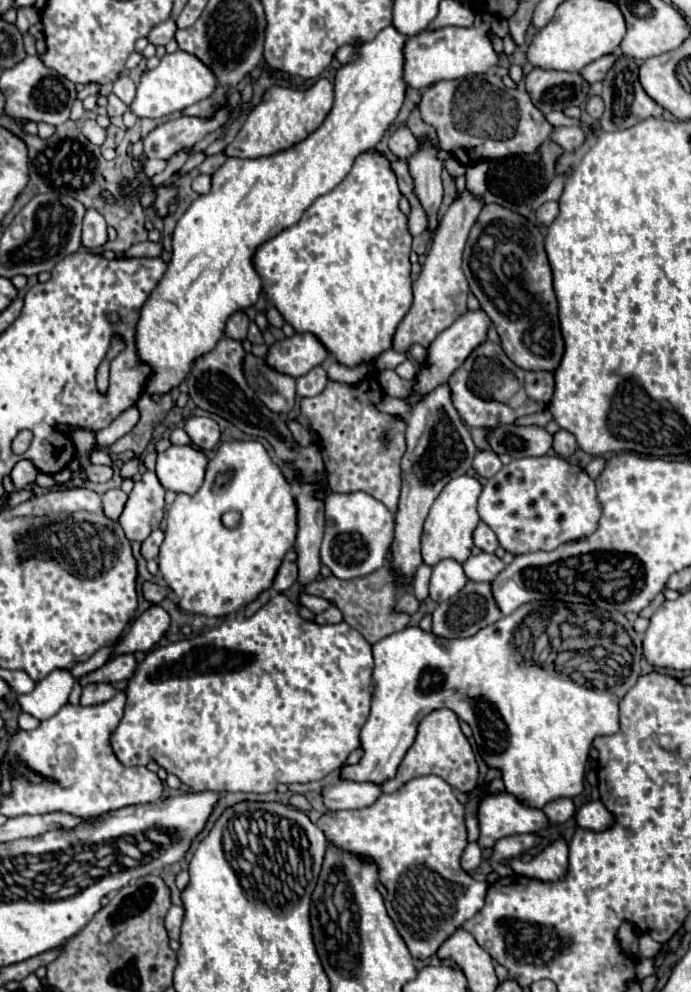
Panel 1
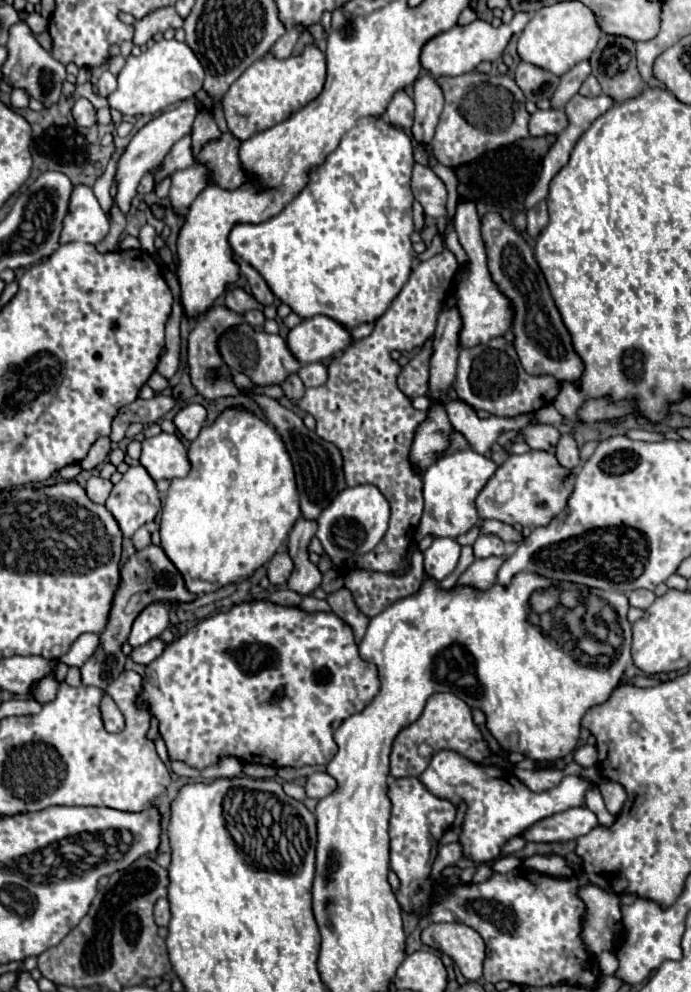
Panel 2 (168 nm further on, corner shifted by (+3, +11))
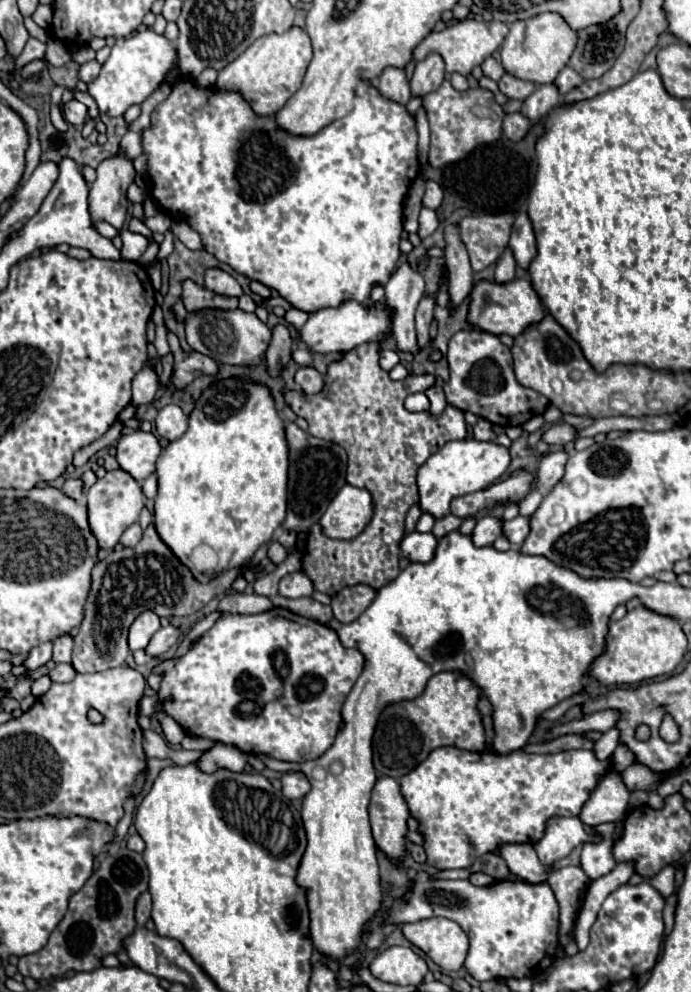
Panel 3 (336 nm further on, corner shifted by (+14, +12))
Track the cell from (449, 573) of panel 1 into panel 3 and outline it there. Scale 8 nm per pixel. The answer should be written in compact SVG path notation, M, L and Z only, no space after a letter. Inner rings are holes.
M413 531L405 535L401 541L401 553L409 561L431 561L435 551L437 551L437 537L433 533Z

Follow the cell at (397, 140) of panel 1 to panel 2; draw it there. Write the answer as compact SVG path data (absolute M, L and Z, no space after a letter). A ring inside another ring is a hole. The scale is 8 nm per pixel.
M398 90L392 96L392 102L386 108L386 118L392 124L396 124L396 126L400 126L404 130L412 128L412 124L414 124L414 102L404 90Z

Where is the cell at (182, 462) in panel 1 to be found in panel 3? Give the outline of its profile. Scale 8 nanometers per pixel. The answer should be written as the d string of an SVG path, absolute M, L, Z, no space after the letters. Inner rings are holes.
M133 431L117 443L117 461L135 481L143 481L155 473L155 463L161 455L159 439L153 433Z

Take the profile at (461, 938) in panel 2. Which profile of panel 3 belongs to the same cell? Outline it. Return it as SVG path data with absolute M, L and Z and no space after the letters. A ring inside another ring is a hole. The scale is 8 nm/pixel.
M433 917L405 923L403 935L445 971L459 971L465 963L469 939L455 921Z

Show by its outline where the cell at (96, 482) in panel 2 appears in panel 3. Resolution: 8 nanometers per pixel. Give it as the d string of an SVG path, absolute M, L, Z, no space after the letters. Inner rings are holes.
M69 477L63 485L63 493L69 495L71 499L81 501L83 499L83 481L79 477Z

